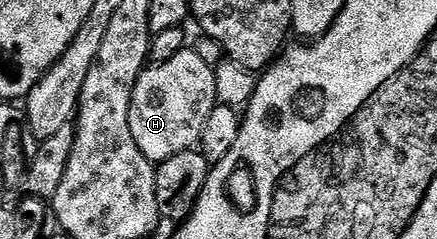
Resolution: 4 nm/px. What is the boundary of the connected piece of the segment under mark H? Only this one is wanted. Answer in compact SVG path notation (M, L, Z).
M185 48L176 52L170 60L147 65L142 75L136 80L136 88L132 92L132 104L128 112L128 128L132 128L132 137L136 145L148 160L155 164L168 160L185 150L195 149L201 143L204 132L204 120L212 113L212 108L219 105L216 94L215 67L204 64L193 48Z

